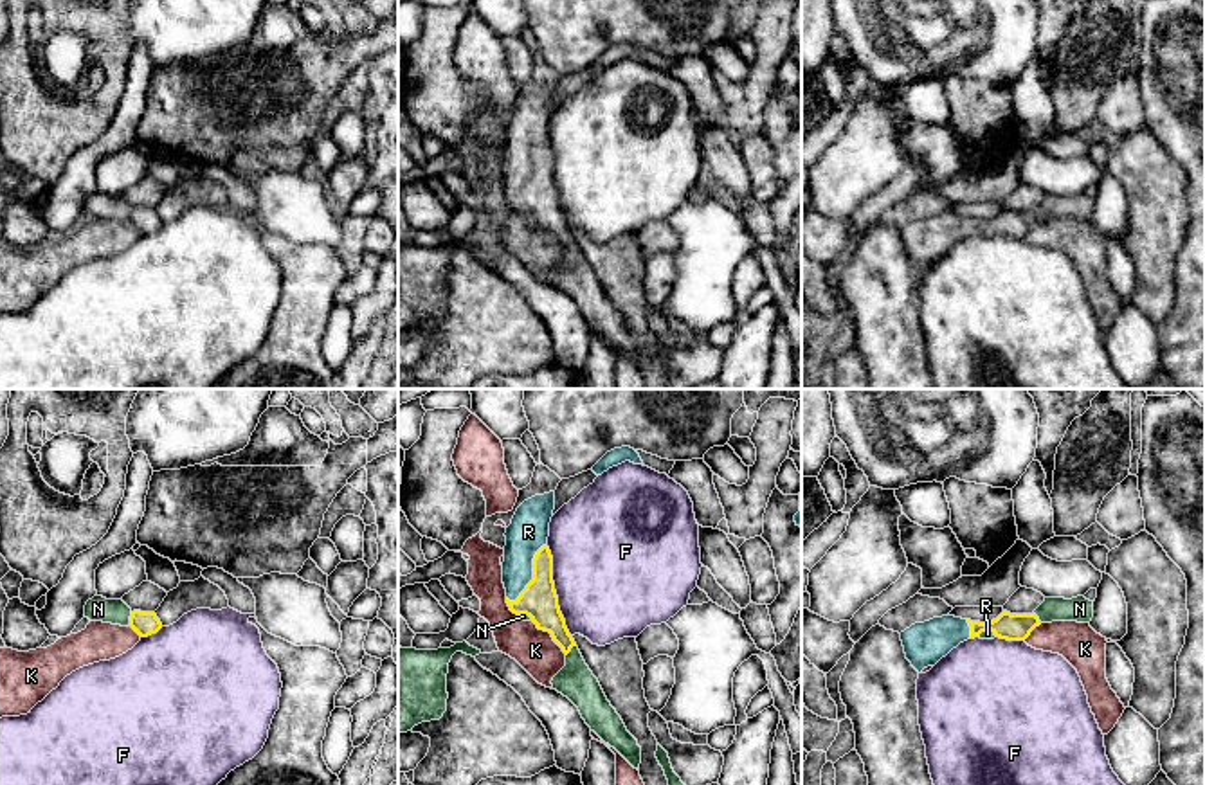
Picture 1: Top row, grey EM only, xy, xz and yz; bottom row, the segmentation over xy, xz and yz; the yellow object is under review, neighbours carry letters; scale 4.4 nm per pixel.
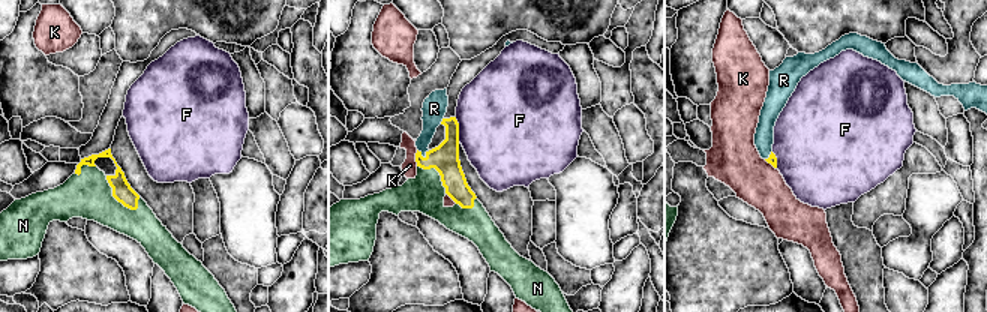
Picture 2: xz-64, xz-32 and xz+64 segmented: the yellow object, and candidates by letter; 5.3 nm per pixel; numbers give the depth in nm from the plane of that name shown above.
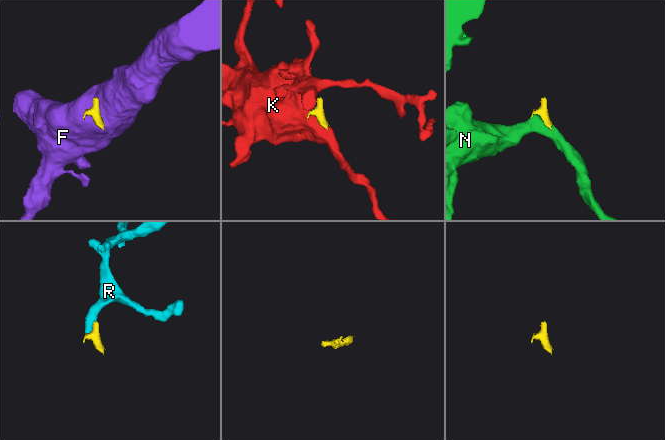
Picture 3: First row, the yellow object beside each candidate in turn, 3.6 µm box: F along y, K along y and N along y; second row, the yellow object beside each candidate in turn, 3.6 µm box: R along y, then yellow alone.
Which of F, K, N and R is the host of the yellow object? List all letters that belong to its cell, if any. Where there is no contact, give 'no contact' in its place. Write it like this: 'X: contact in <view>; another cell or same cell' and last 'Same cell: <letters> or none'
F: contact in xz; another cell
K: contact in xz; another cell
N: contact in xy; same cell
R: contact in xz; same cell
Same cell: N, R

